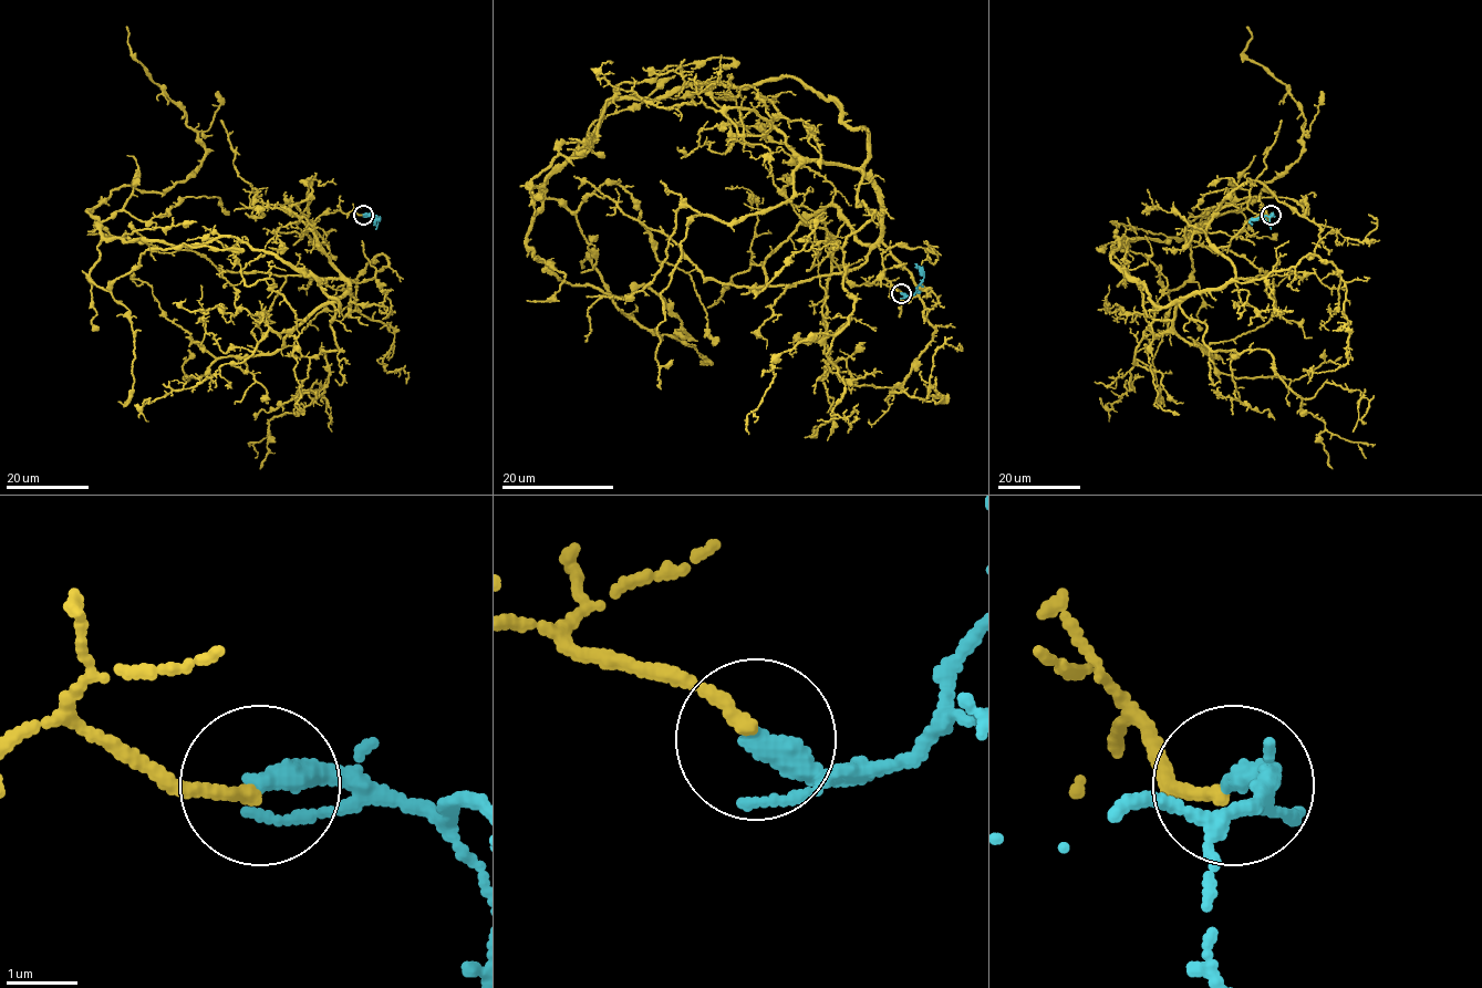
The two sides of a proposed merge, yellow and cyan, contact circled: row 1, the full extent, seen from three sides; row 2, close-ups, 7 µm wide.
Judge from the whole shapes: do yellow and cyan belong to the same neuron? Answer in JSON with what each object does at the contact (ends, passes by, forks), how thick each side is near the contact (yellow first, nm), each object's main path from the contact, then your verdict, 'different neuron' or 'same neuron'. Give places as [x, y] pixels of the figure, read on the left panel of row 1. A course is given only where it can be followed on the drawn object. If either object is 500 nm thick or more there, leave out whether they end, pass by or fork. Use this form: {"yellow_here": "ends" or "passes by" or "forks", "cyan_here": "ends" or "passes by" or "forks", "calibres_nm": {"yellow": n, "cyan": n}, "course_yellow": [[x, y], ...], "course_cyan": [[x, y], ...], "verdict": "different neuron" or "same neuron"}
{"yellow_here": "ends", "cyan_here": "ends", "calibres_nm": {"yellow": 190, "cyan": 380}, "course_yellow": [[363, 215], [312, 224], [339, 307], [230, 236], [105, 238], [86, 212], [205, 153], [126, 26]], "course_cyan": [[363, 215], [380, 217], [374, 225]], "verdict": "same neuron"}

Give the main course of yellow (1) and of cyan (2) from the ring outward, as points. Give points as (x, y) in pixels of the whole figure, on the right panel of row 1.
1: (1270, 215), (1218, 248), (1234, 278), (1166, 307), (1111, 260), (1301, 153), (1247, 26)
2: (1271, 215), (1253, 218), (1251, 225)

